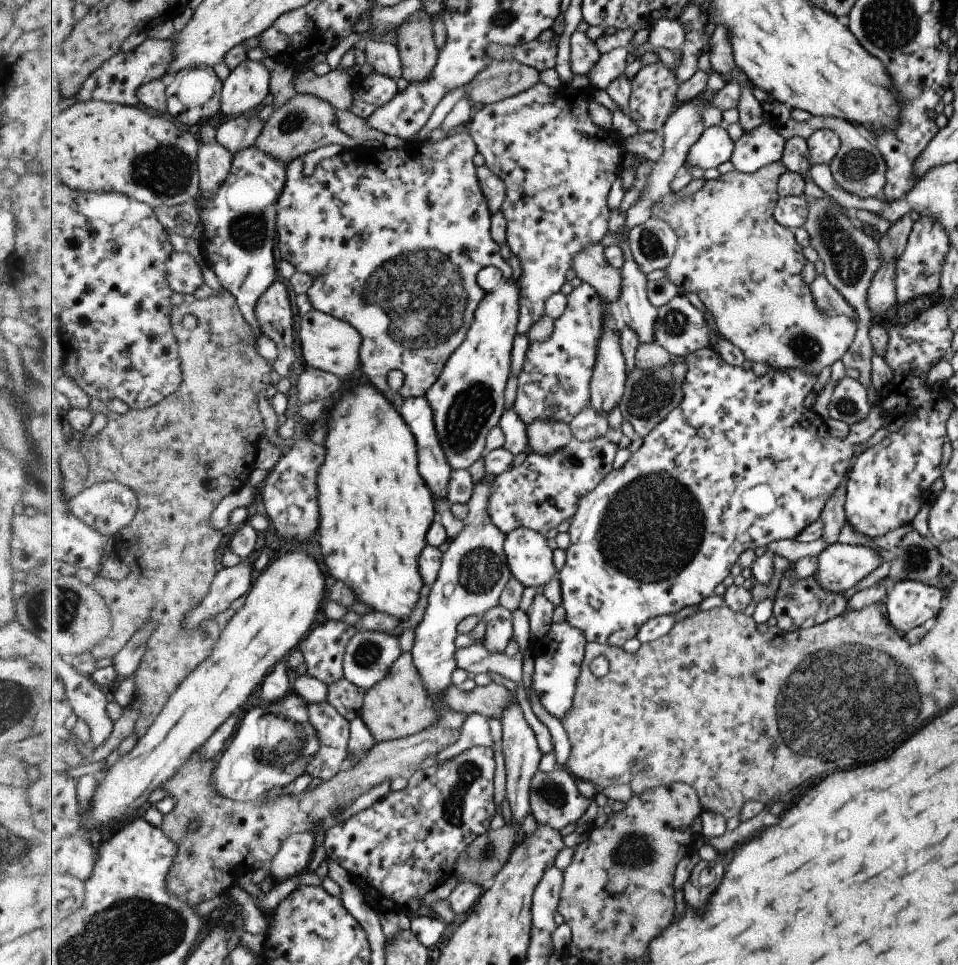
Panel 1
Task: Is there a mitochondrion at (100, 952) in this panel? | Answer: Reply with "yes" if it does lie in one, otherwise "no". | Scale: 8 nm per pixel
yes

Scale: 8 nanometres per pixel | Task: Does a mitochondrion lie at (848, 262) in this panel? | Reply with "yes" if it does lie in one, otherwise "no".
yes

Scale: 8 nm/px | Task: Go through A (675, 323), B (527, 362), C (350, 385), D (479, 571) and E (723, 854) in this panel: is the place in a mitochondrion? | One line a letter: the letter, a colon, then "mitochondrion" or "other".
A: mitochondrion
B: other
C: other
D: mitochondrion
E: other

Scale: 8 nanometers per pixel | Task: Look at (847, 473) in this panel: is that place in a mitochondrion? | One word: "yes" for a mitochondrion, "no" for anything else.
no

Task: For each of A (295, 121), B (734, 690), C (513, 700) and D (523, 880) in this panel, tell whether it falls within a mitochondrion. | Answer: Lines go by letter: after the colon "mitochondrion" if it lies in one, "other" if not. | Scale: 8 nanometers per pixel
A: mitochondrion
B: other
C: other
D: other

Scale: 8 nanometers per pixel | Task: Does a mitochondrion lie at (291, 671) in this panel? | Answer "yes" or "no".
no

